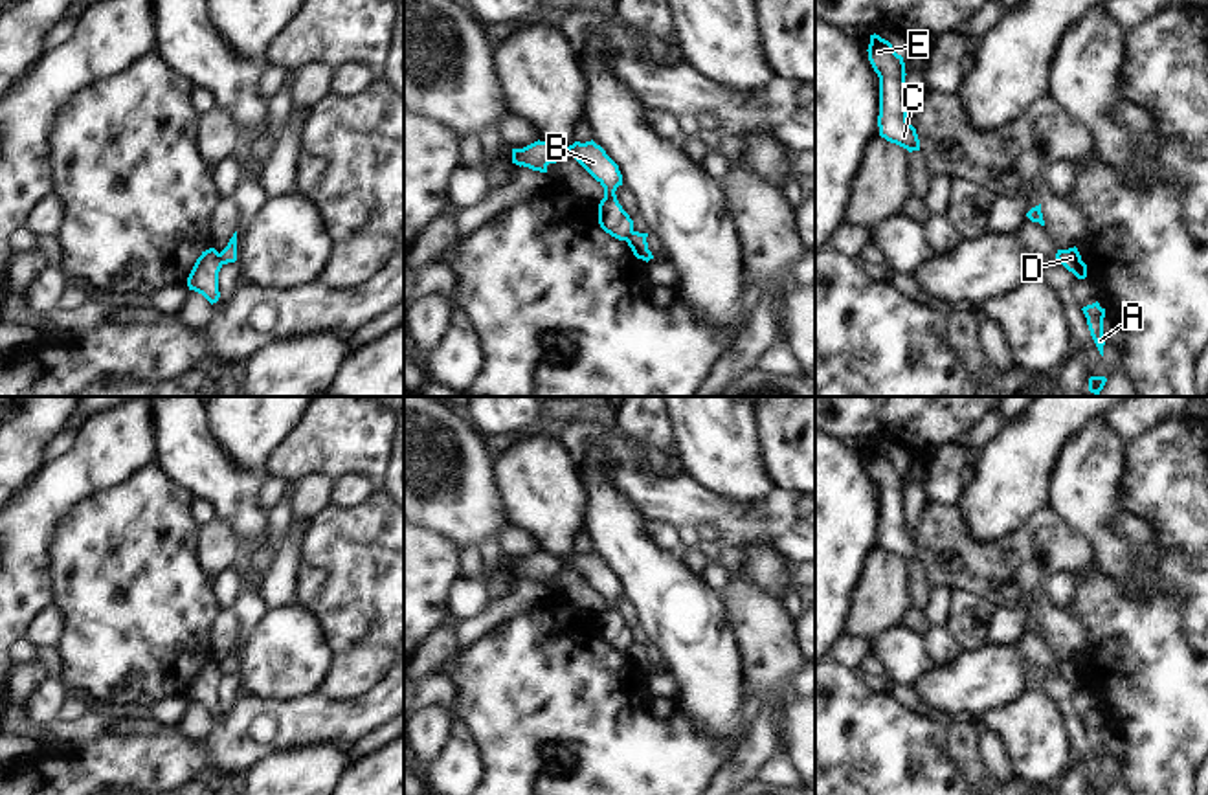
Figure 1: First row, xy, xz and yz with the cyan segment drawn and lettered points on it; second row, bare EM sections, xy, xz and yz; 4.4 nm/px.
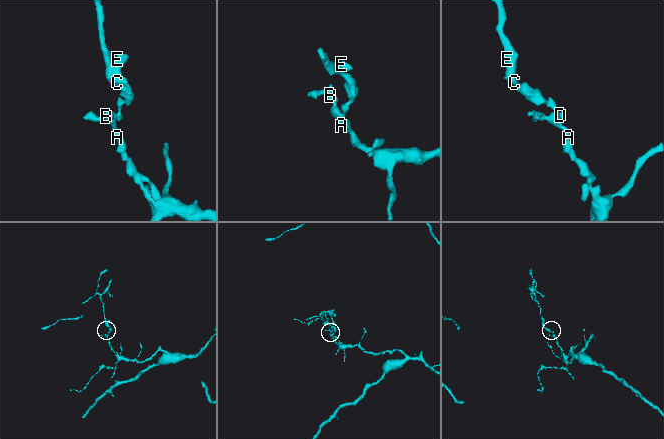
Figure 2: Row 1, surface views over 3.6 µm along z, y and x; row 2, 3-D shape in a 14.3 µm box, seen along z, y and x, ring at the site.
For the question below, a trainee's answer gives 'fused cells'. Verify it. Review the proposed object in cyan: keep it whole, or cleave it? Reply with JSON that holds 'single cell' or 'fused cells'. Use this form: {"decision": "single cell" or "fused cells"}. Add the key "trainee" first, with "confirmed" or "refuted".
{"trainee": "confirmed", "decision": "fused cells"}

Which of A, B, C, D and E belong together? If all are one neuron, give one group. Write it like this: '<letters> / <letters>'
A B / C D E

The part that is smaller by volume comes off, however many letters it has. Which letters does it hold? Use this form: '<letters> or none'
C, D, E

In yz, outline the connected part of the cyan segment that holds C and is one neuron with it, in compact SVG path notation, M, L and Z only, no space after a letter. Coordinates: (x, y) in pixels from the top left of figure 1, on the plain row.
M870 446L868 472L879 488L879 547L909 564L920 562L916 540L907 532L905 520L905 474L892 455L879 446Z

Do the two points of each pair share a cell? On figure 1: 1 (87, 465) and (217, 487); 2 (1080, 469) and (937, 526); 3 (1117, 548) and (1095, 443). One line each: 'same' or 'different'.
1: different
2: different
3: same

